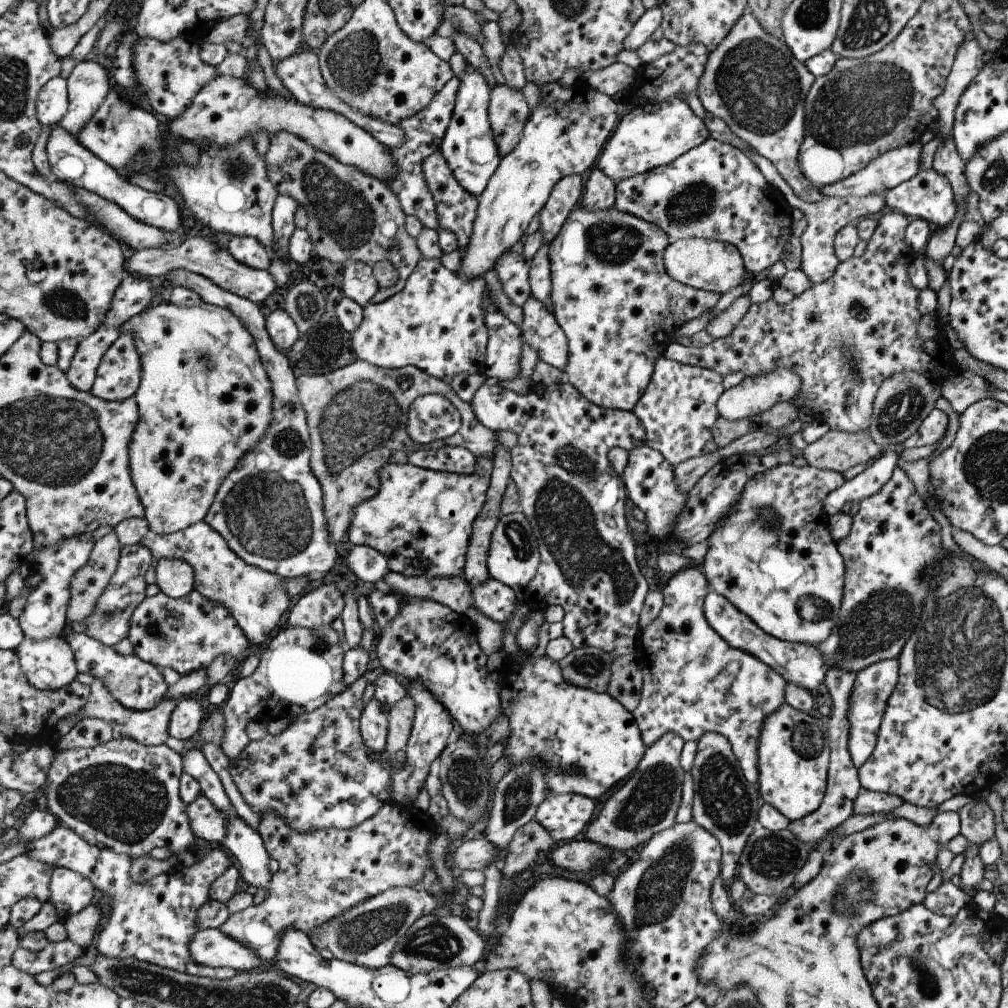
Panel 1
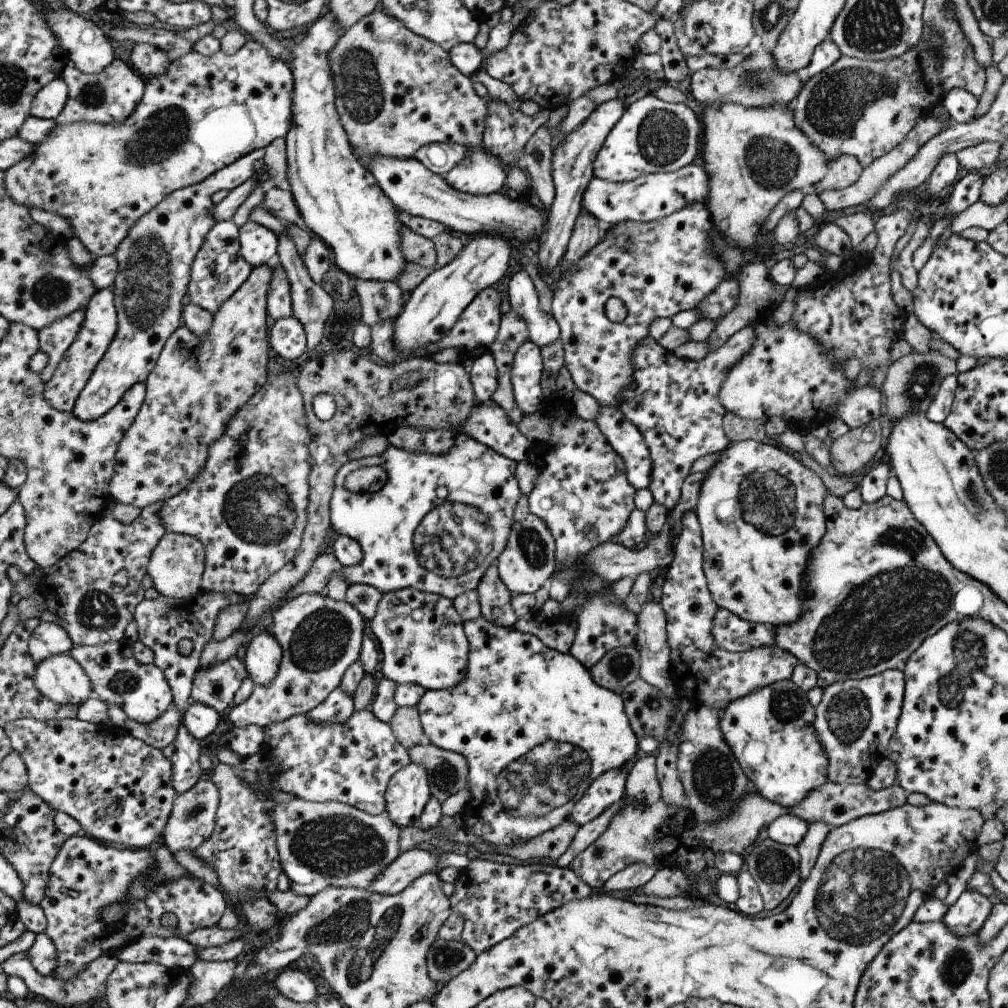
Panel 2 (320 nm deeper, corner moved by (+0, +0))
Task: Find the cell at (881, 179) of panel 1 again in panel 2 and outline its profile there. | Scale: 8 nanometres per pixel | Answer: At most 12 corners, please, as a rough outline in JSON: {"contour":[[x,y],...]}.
{"contour":[[985,141],[955,153],[962,172],[997,165],[1000,143]]}

